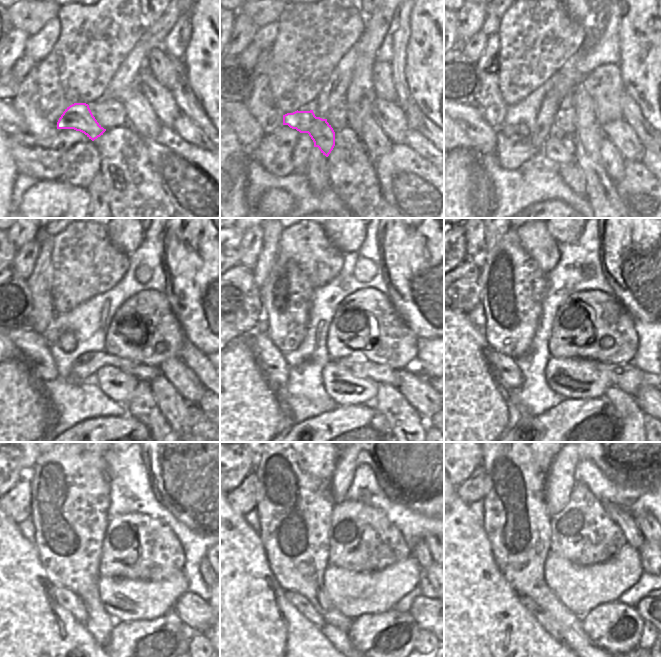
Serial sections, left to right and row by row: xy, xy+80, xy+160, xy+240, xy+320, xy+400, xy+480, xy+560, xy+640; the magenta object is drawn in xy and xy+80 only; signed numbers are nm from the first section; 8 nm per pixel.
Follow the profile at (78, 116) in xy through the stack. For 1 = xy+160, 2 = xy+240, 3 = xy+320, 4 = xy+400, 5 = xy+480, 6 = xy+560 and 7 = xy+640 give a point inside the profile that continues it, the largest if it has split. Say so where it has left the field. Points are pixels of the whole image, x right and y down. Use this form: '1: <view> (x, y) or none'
1: xy+160 (556, 149)
2: xy+240 (119, 386)
3: xy+320 (342, 386)
4: xy+400 (570, 377)
5: xy+480 (124, 599)
6: xy+560 (354, 594)
7: xy+640 (580, 588)

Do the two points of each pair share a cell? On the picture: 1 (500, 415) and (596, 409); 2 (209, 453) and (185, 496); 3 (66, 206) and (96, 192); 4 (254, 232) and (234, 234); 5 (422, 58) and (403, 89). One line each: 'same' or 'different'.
1: different
2: same
3: different
4: different
5: different

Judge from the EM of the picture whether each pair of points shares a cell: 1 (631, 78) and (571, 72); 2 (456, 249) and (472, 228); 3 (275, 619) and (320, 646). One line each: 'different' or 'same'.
1: different
2: different
3: same

